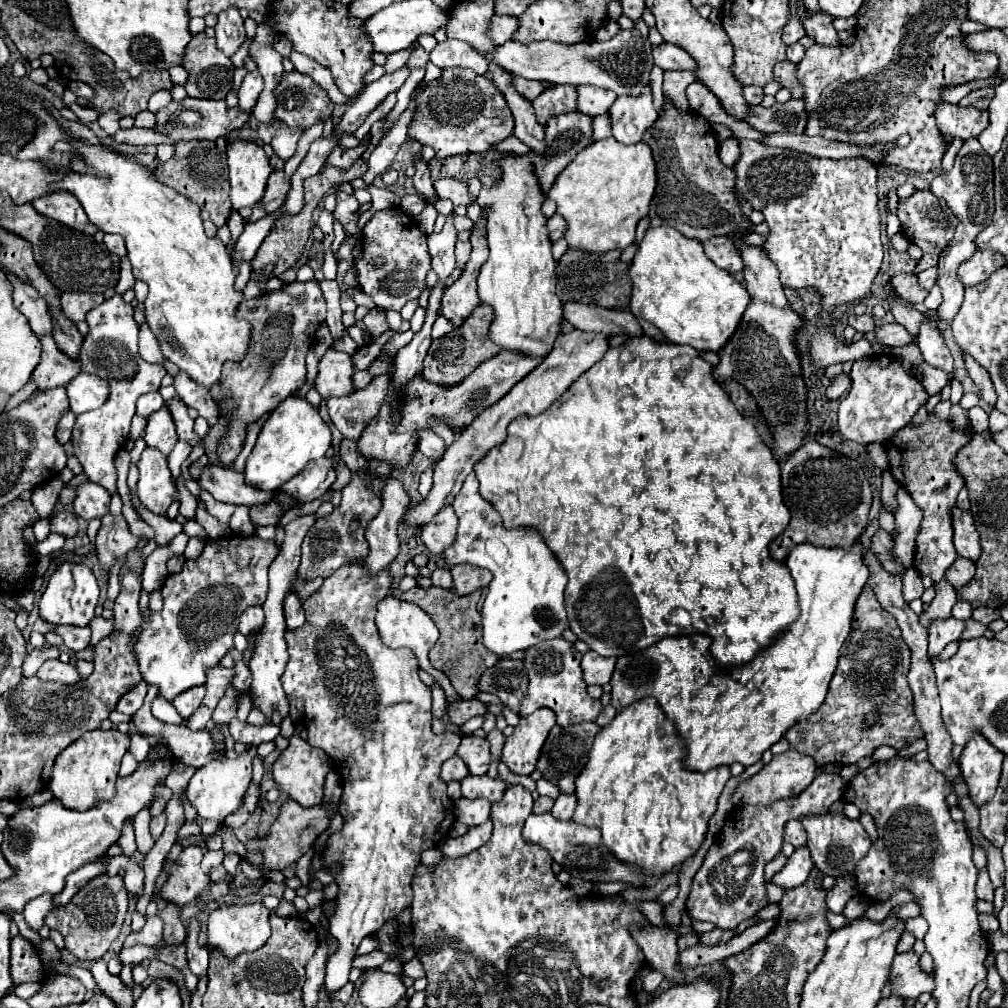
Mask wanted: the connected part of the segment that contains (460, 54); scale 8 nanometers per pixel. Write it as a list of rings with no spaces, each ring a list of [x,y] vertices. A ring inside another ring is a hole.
[[[446,40],[430,52],[430,60],[440,68],[472,68],[478,74],[486,74],[486,58],[478,54],[470,44],[462,40]]]

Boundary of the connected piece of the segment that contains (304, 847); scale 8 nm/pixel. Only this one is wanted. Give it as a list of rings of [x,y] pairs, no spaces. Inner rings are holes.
[[[284,800],[278,820],[272,824],[270,834],[266,840],[252,840],[246,844],[246,850],[252,852],[256,848],[260,848],[264,852],[264,866],[270,870],[284,870],[286,866],[298,862],[298,858],[302,854],[306,854],[312,844],[316,842],[316,838],[328,830],[330,826],[330,812],[324,806],[314,806],[314,808],[300,808],[298,802],[294,800]]]

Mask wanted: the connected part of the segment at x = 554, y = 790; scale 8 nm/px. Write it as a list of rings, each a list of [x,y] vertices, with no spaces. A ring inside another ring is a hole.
[[[538,780],[538,794],[544,794],[544,796],[550,796],[550,798],[558,798],[560,796],[560,788],[548,780]]]

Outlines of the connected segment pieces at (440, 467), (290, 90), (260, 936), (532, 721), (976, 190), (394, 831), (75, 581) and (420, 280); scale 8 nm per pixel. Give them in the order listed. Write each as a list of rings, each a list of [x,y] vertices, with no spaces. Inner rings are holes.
[[[574,330],[570,334],[560,334],[558,340],[554,342],[552,352],[546,356],[546,360],[538,368],[534,368],[526,378],[522,378],[502,400],[498,400],[494,406],[486,408],[480,416],[476,416],[474,422],[470,426],[466,426],[462,434],[458,434],[454,444],[448,446],[446,454],[434,468],[434,486],[432,486],[428,498],[424,498],[420,504],[416,504],[406,514],[406,522],[418,524],[418,526],[428,524],[442,506],[452,504],[454,496],[460,492],[460,488],[464,484],[464,478],[474,470],[474,464],[480,462],[488,450],[492,450],[494,446],[500,446],[506,440],[508,424],[518,414],[538,416],[542,410],[546,410],[558,396],[562,396],[566,392],[566,388],[582,372],[586,372],[590,366],[594,366],[606,354],[606,350],[610,348],[608,346],[610,338],[612,336],[590,334],[590,332],[582,332],[582,330]]]
[[[284,72],[276,88],[276,118],[284,120],[290,128],[310,128],[316,122],[332,118],[334,102],[328,92],[320,88],[310,76],[300,72]]]
[[[262,902],[242,904],[242,906],[236,906],[236,904],[220,906],[208,916],[208,946],[218,948],[230,960],[234,960],[240,952],[258,950],[270,938],[268,916],[270,916],[270,910]]]
[[[540,708],[520,720],[502,750],[502,762],[510,768],[510,772],[518,776],[530,776],[536,770],[542,744],[546,742],[546,736],[554,724],[556,716],[548,708]]]
[[[978,138],[964,140],[964,146],[960,148],[960,152],[956,156],[954,168],[950,172],[942,172],[940,176],[936,176],[930,184],[930,192],[934,192],[934,196],[946,200],[948,208],[958,218],[954,238],[942,250],[942,256],[938,260],[938,284],[940,284],[942,294],[944,294],[944,302],[938,308],[938,316],[948,324],[958,314],[958,308],[960,308],[962,296],[964,296],[964,284],[958,280],[956,270],[964,260],[974,256],[974,252],[976,252],[974,240],[976,240],[978,232],[982,232],[990,224],[992,214],[994,214],[994,190],[992,190],[992,186],[994,186],[992,184],[992,158],[984,152]]]
[[[358,560],[358,564],[344,564],[334,576],[324,580],[318,592],[302,602],[308,622],[294,632],[286,632],[290,660],[282,674],[284,692],[288,698],[304,698],[308,742],[310,746],[322,748],[334,760],[336,772],[344,780],[344,794],[340,800],[344,826],[340,832],[328,836],[322,858],[326,864],[324,870],[330,870],[334,864],[340,866],[340,872],[334,876],[338,884],[336,912],[328,918],[328,930],[338,940],[338,948],[326,966],[326,994],[338,992],[348,982],[352,960],[356,958],[362,938],[380,930],[386,922],[394,922],[398,914],[410,906],[410,882],[420,864],[420,852],[440,846],[454,822],[454,802],[446,794],[446,782],[440,778],[440,768],[456,754],[460,736],[452,732],[434,736],[430,728],[432,696],[430,688],[418,678],[414,654],[408,648],[388,648],[380,640],[374,624],[376,604],[388,596],[392,580],[390,570],[368,576],[364,560]]]
[[[60,564],[40,598],[40,618],[52,626],[88,626],[94,618],[98,594],[98,582],[86,564]]]
[[[386,208],[374,212],[364,226],[364,256],[356,260],[358,280],[362,290],[382,310],[400,312],[406,302],[418,298],[426,288],[426,274],[430,270],[430,254],[426,246],[426,234],[420,224],[402,212],[400,208]],[[384,258],[384,266],[372,266],[370,260]]]

